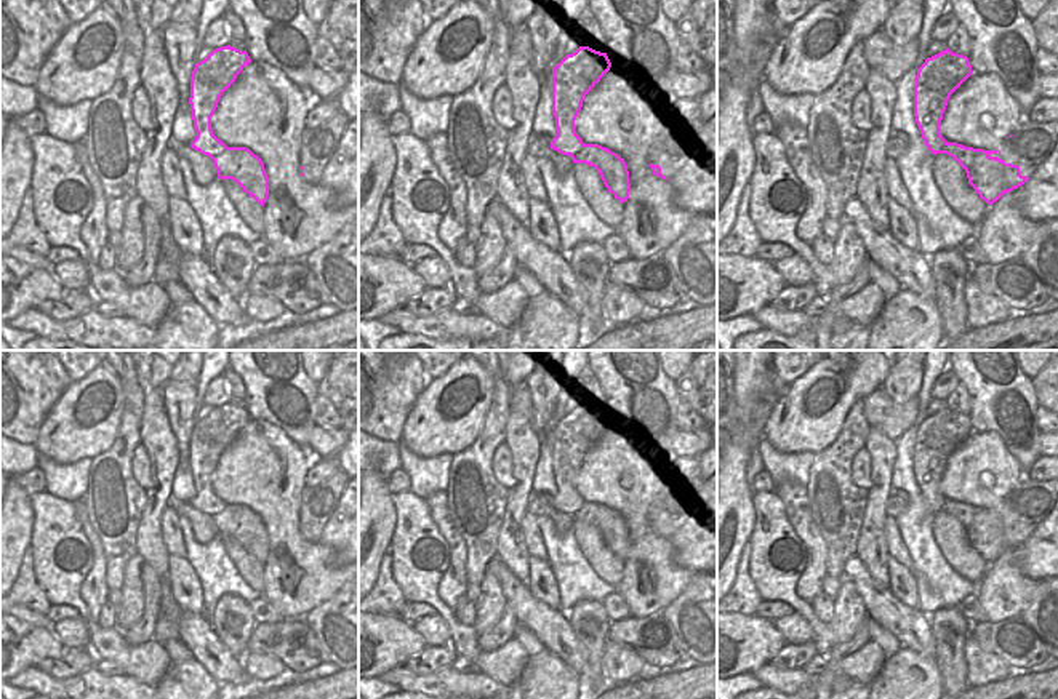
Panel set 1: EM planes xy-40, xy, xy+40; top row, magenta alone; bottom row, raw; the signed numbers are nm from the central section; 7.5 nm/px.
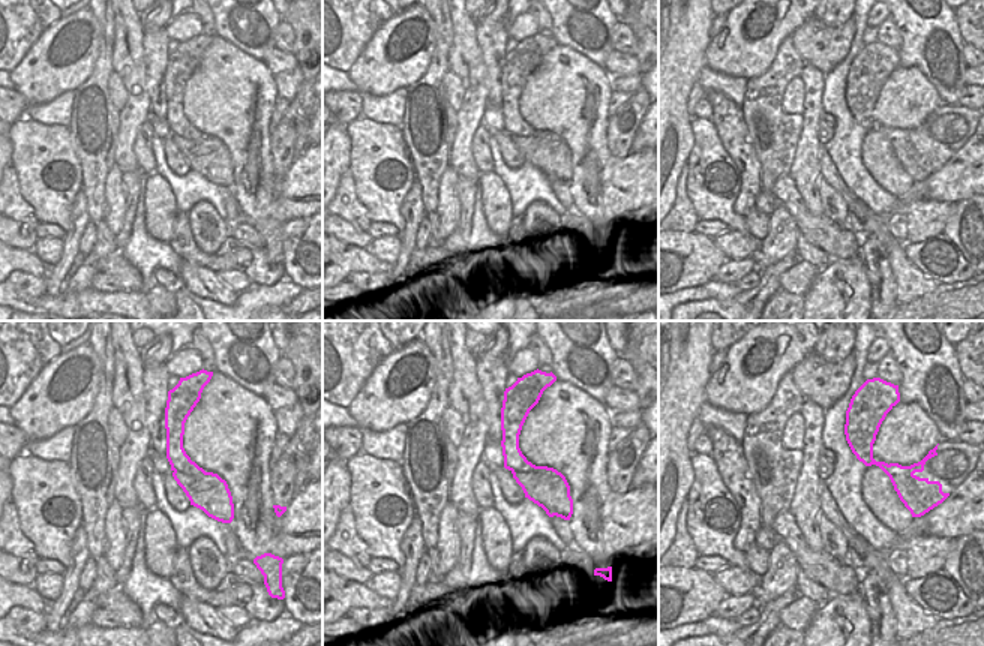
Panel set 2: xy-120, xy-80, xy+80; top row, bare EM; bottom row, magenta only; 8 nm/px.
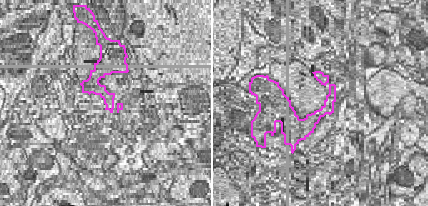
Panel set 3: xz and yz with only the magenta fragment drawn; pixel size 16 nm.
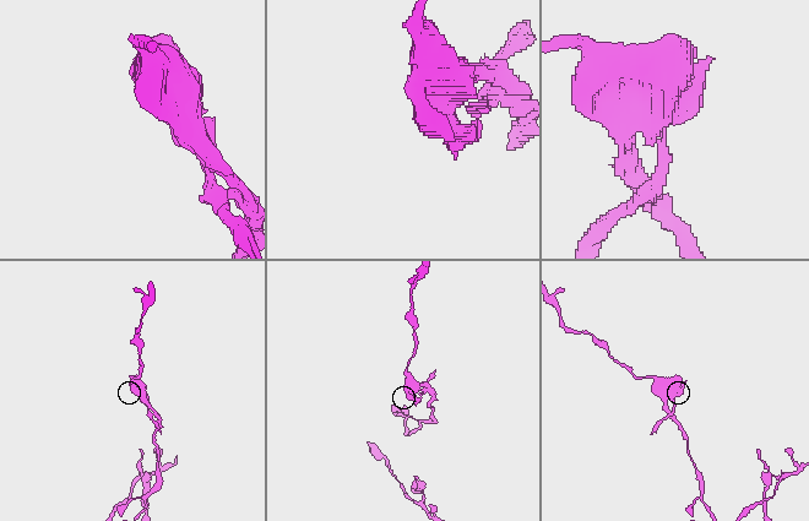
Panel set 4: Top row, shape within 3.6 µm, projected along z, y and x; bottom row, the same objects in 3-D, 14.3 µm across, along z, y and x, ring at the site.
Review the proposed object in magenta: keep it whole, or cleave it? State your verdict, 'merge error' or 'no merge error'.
merge error

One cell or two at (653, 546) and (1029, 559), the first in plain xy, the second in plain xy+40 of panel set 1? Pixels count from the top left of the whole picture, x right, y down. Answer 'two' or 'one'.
two

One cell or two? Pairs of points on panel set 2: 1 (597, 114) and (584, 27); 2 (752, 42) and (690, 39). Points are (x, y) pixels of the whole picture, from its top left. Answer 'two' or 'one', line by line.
1: two
2: two

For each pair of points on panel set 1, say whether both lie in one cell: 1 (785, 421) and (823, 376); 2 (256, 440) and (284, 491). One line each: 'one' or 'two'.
1: one
2: one

